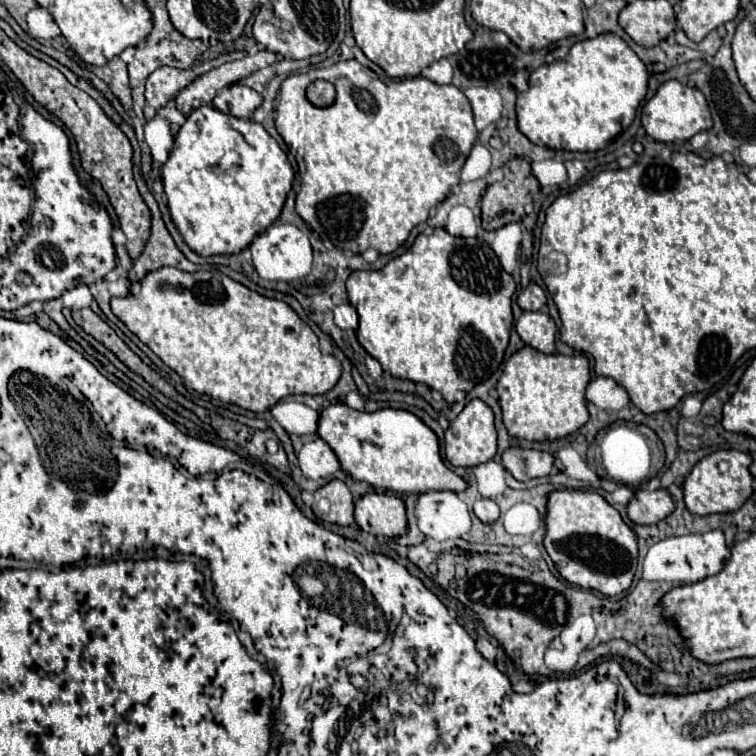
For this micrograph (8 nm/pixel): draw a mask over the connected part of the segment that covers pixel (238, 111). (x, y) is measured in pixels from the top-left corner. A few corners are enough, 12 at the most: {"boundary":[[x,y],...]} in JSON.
{"boundary":[[241,83],[223,87],[213,107],[251,119],[261,95]]}

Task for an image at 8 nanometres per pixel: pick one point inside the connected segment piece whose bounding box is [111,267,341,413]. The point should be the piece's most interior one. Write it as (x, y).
(224, 340)

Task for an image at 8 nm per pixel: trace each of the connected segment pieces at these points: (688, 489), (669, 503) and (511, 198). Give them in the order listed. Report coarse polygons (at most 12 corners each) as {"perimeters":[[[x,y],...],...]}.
{"perimeters":[[[721,449],[683,481],[693,515],[737,511],[751,495],[751,457]],[[639,489],[627,517],[653,525],[673,511],[669,491]],[[525,159],[503,165],[481,201],[485,231],[521,221],[539,191]]]}

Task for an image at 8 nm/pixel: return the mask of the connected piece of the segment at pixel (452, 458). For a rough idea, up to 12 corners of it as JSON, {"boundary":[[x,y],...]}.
{"boundary":[[473,399],[445,431],[453,467],[497,453],[493,411]]}

